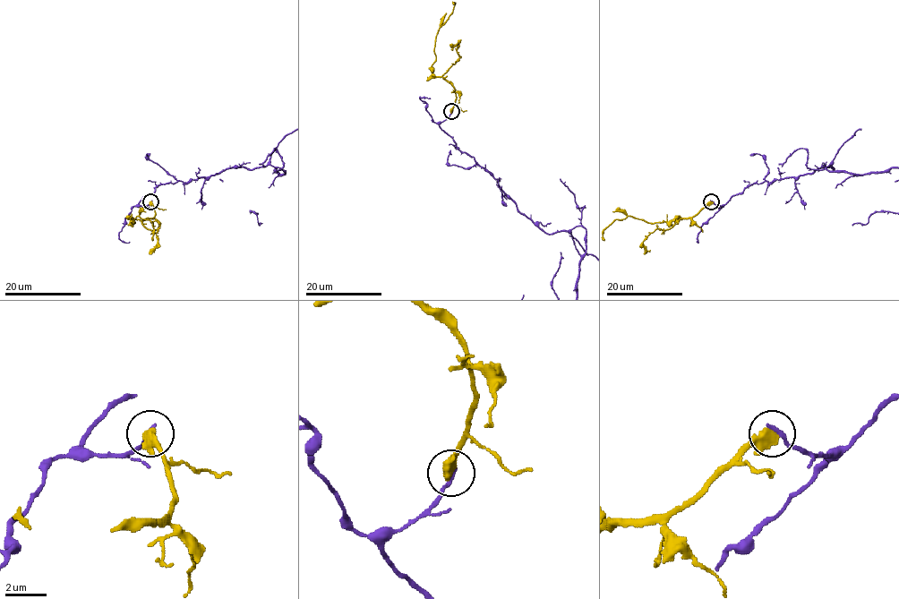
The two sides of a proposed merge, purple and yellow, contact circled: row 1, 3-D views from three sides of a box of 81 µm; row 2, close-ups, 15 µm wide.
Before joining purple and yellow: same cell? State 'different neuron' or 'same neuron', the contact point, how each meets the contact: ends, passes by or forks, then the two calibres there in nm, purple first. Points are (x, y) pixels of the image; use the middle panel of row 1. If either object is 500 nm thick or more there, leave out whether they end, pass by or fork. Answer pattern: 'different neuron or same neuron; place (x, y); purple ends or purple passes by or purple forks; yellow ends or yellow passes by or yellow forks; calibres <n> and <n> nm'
different neuron; place (451, 111); calibres 200 and 550 nm

